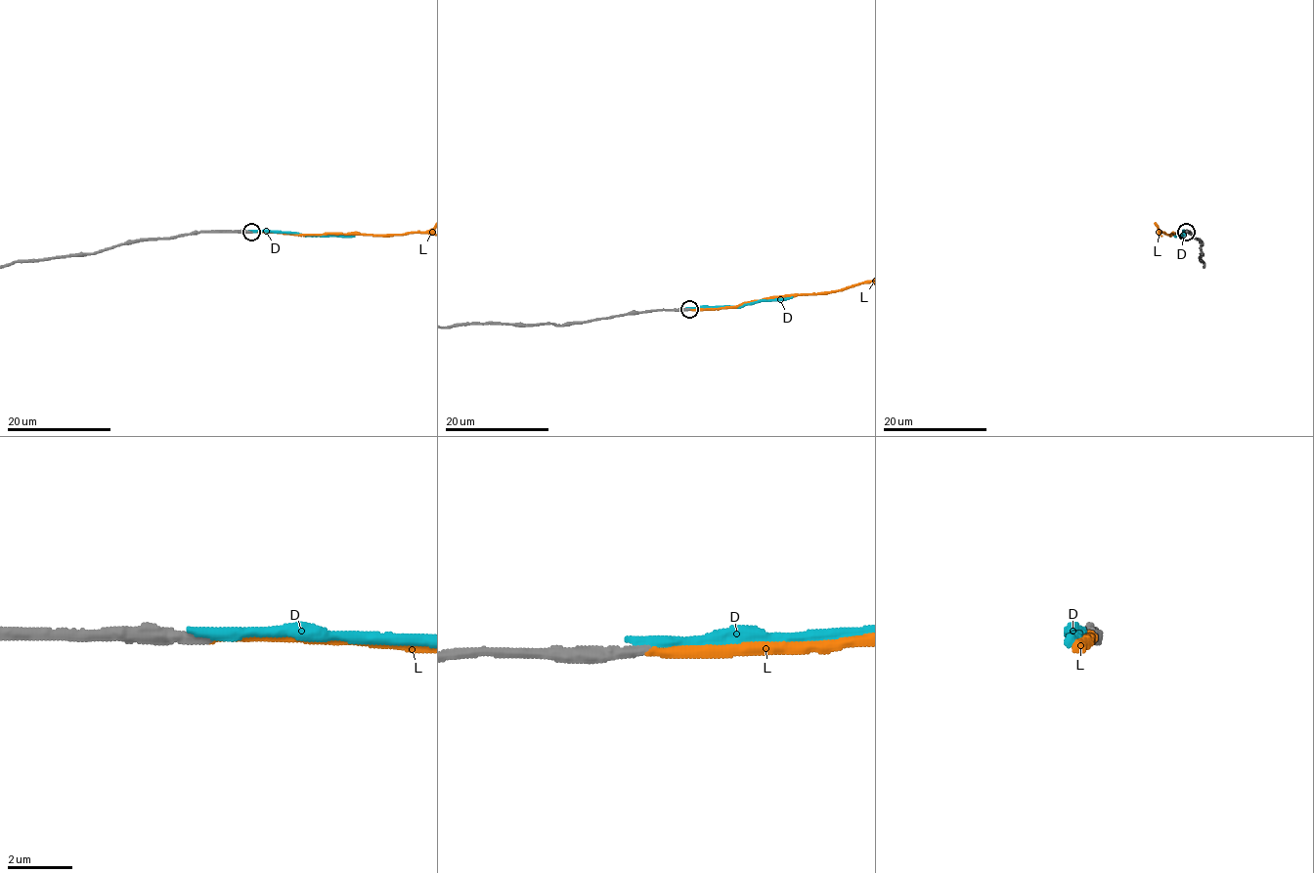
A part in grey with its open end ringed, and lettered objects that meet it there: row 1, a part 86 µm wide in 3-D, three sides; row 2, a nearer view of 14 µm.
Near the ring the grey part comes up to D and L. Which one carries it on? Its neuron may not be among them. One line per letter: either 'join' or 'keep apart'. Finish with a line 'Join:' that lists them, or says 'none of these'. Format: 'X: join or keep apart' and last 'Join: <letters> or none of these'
D: keep apart
L: join
Join: L

